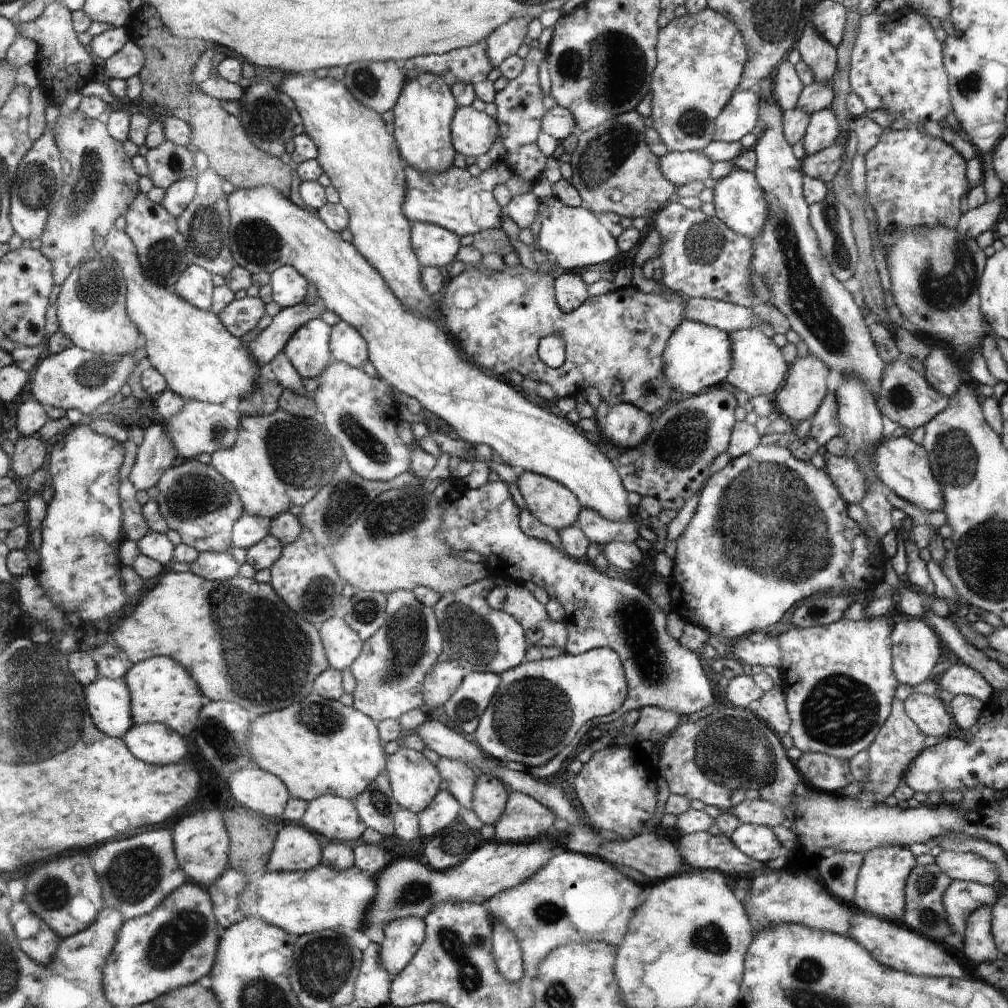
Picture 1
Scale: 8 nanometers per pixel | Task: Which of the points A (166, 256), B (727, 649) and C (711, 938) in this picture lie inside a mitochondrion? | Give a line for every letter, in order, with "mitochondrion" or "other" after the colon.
A: mitochondrion
B: other
C: mitochondrion

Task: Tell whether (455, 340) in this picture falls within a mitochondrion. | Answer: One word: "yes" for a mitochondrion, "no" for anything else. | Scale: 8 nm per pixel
no

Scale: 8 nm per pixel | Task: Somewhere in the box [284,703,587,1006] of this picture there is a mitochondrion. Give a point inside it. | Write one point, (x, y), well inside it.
(325, 964)

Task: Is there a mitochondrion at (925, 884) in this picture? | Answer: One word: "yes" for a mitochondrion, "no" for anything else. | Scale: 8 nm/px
yes

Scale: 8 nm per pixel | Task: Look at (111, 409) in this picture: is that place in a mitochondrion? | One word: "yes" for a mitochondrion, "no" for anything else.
yes

